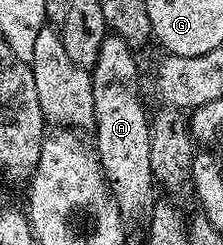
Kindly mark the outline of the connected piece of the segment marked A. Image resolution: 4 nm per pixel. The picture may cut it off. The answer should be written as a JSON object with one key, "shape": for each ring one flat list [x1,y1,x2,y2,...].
{"shape":[[108,35,101,43,95,65,90,68,95,100,93,152,99,158,111,196,118,203,119,216,128,226,142,226,151,216,157,200,149,163,151,117,139,98,139,65,135,62,135,53,125,39]]}

